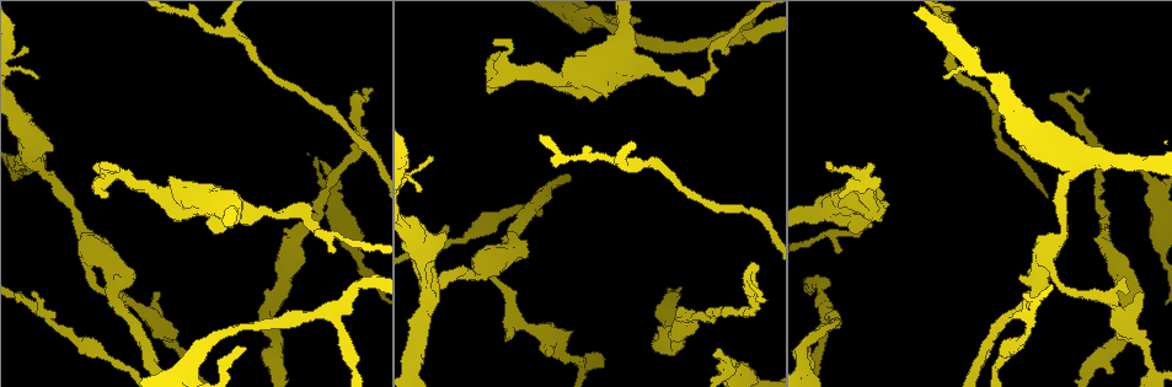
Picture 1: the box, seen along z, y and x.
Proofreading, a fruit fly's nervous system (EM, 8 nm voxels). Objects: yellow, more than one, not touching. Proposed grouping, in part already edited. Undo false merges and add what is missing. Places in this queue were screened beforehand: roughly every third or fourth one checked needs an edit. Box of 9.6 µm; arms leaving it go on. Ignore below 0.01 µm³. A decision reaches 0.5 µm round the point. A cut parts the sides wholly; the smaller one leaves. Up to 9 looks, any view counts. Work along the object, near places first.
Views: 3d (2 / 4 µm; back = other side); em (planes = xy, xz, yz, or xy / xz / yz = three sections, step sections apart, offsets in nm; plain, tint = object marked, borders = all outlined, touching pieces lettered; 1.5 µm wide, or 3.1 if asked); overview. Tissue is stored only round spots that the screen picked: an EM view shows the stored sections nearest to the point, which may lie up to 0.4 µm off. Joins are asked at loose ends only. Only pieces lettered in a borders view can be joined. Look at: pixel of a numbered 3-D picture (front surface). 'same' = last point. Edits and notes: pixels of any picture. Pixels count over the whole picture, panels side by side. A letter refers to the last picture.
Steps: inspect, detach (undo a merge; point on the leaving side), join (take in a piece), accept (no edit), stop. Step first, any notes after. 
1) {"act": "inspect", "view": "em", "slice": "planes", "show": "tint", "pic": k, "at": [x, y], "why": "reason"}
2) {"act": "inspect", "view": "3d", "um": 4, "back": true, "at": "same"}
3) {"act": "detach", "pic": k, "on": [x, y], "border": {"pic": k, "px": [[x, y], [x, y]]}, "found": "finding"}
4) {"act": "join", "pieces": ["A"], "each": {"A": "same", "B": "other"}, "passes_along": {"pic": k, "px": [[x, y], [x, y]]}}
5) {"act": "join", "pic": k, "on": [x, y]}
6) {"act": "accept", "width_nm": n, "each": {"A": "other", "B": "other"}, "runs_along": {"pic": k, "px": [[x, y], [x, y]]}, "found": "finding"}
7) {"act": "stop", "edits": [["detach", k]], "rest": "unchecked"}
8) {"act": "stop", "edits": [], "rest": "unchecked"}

{"act": "inspect", "view": "em", "slice": "planes", "show": "tint", "pic": 1, "at": [321, 164], "why": "free end"}

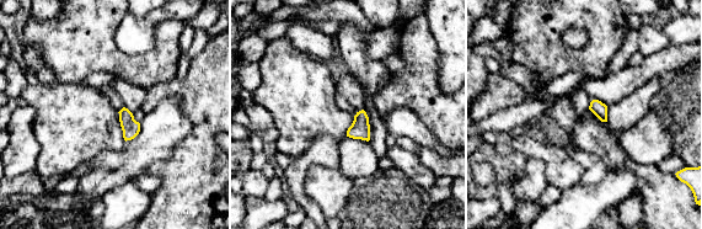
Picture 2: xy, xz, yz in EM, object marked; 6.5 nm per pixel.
{"act": "inspect", "view": "em", "slice": "planes", "show": "borders", "at": "same", "why": "see the neighbours"}

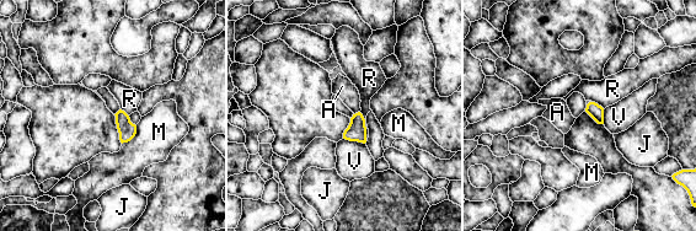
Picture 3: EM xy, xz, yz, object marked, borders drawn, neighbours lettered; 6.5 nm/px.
{"act": "join", "pieces": ["A"], "each": {"A": "same", "J": "other", "M": "other", "R": "other", "V": "other"}, "passes_along": {"pic": 3, "px": [[357, 130], [358, 112], [342, 86]]}, "found": "the neuron continues"}

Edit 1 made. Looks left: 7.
{"act": "inspect", "view": "overview", "why": "redraw"}

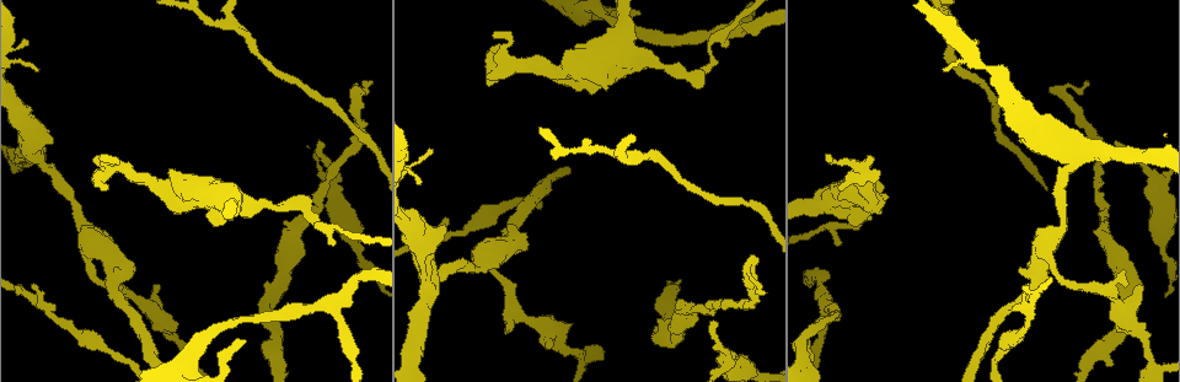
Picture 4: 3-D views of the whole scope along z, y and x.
{"act": "inspect", "view": "3d", "um": 2, "pic": 4, "at": [946, 71], "why": "free end"}

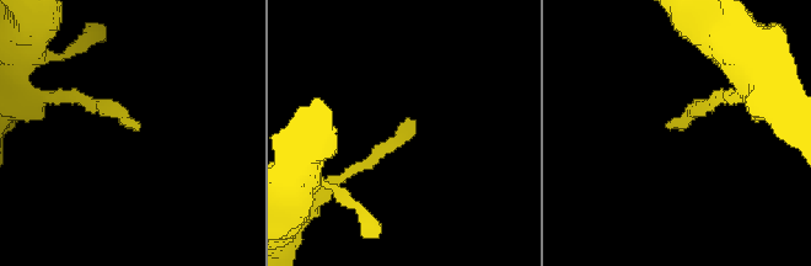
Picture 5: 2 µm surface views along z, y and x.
{"act": "inspect", "view": "em", "slice": "yz", "step": 4, "show": "tint", "pic": 5, "at": [413, 124]}

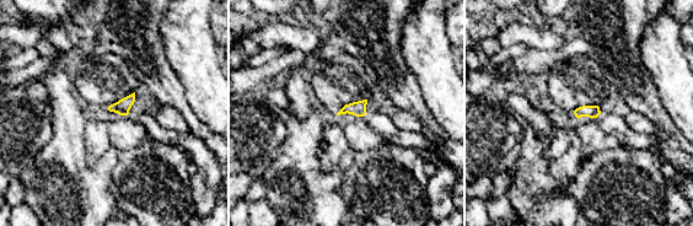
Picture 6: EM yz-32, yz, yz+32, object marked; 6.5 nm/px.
{"act": "inspect", "view": "em", "slice": "yz", "step": 4, "show": "borders", "at": "same"}

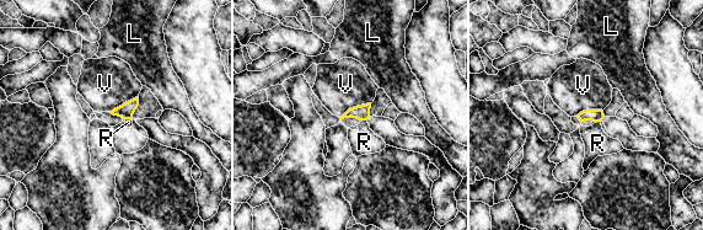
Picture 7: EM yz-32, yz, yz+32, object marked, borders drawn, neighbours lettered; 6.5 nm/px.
{"act": "accept", "width_nm": 80, "each": {"L": "other", "R": "other", "V": "other"}, "border": {"pic": 7, "px": [[370, 102], [349, 107], [339, 117]]}, "found": "no lettered piece goes on from it"}

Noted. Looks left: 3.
{"act": "inspect", "view": "3d", "um": 2, "pic": 4, "at": [506, 225], "why": "stops while still wide"}

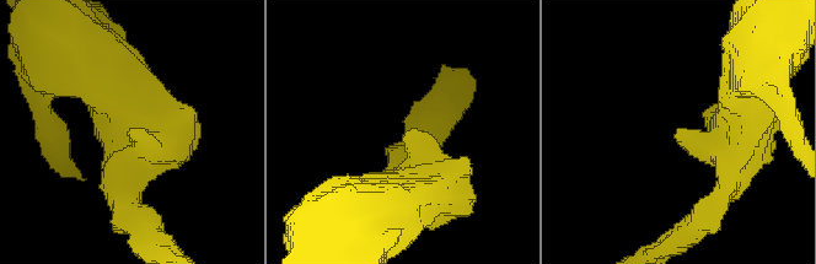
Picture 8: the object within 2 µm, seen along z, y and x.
{"act": "inspect", "view": "em", "slice": "planes", "show": "plain", "pic": 8, "at": [678, 131], "why": "need the tissue"}

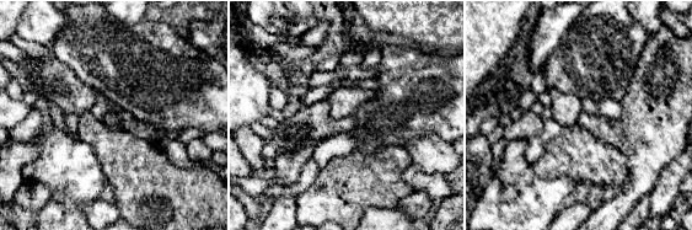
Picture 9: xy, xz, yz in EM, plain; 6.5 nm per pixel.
{"act": "inspect", "view": "em", "slice": "planes", "show": "borders", "at": "same", "why": "see the neighbours"}

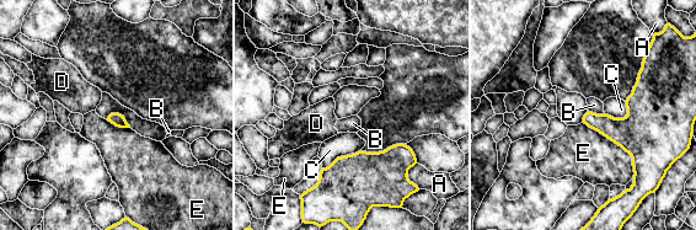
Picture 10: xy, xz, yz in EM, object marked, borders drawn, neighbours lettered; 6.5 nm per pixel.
{"act": "accept", "each": {"A": "other", "B": "other", "C": "other", "D": "other", "E": "other"}, "border": {"pic": 10, "px": [[588, 110], [595, 113], [604, 113]]}, "found": "none of them fits"}

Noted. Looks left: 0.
{"act": "stop", "edits": [["join", 3]], "rest": "unchecked"}

